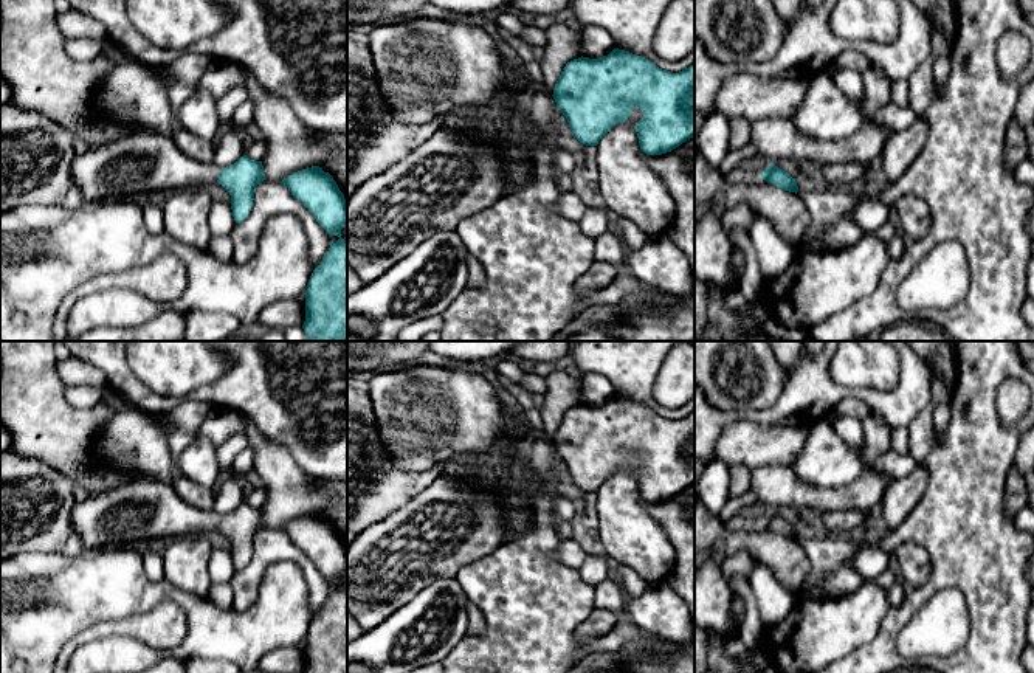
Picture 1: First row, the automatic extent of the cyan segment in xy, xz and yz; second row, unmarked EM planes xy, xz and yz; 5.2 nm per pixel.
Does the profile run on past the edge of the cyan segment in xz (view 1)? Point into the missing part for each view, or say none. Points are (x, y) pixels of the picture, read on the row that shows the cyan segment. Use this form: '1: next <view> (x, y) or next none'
1: next none

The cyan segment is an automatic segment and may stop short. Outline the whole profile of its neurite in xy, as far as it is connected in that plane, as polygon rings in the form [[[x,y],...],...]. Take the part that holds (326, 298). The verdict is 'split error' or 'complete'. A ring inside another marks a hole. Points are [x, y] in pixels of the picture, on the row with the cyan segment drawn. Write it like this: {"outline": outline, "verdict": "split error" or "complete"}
{"outline": [[[319,166],[293,172],[281,181],[327,231],[339,239],[330,243],[313,270],[305,290],[308,341],[347,340],[347,242],[341,230],[347,225],[347,202],[336,181]]], "verdict": "complete"}

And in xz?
{"outline": [[[614,48],[598,59],[567,62],[552,96],[584,146],[597,146],[634,109],[643,112],[634,129],[646,155],[671,152],[695,136],[695,64],[671,73]]], "verdict": "complete"}

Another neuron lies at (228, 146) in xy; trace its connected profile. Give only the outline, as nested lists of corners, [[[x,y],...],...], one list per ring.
[[[228,127],[223,129],[215,140],[215,152],[212,161],[220,167],[226,167],[243,157],[245,152],[246,147],[242,143],[239,133],[233,127]]]

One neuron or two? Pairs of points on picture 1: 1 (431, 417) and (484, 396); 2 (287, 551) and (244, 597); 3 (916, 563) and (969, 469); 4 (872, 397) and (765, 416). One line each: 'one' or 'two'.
1: one
2: one
3: two
4: one

